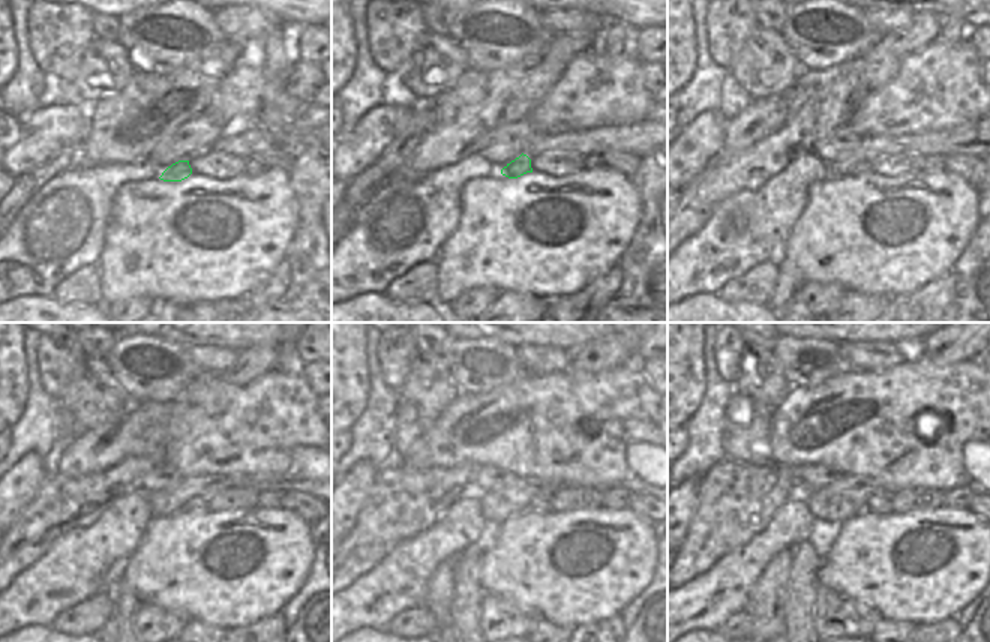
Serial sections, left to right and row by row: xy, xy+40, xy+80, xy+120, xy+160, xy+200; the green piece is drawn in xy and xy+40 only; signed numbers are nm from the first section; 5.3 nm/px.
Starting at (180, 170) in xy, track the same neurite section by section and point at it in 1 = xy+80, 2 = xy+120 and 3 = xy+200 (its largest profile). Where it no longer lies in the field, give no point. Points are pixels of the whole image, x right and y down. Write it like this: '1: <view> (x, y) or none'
1: xy+80 (860, 168)
2: xy+120 (198, 501)
3: xy+200 (881, 504)

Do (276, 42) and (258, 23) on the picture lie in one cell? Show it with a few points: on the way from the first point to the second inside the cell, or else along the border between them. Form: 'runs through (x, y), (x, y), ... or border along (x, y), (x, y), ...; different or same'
border along (281, 24), (266, 36); different

